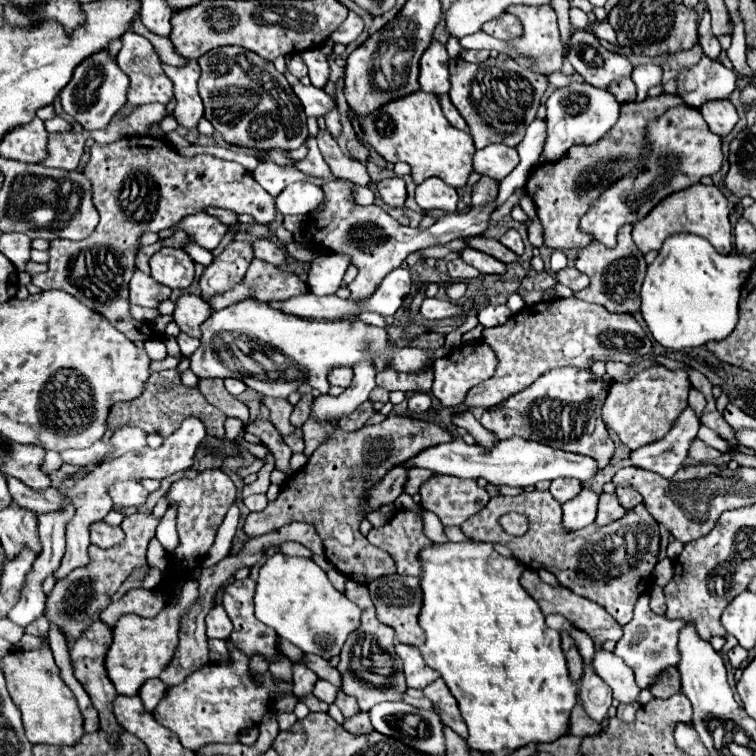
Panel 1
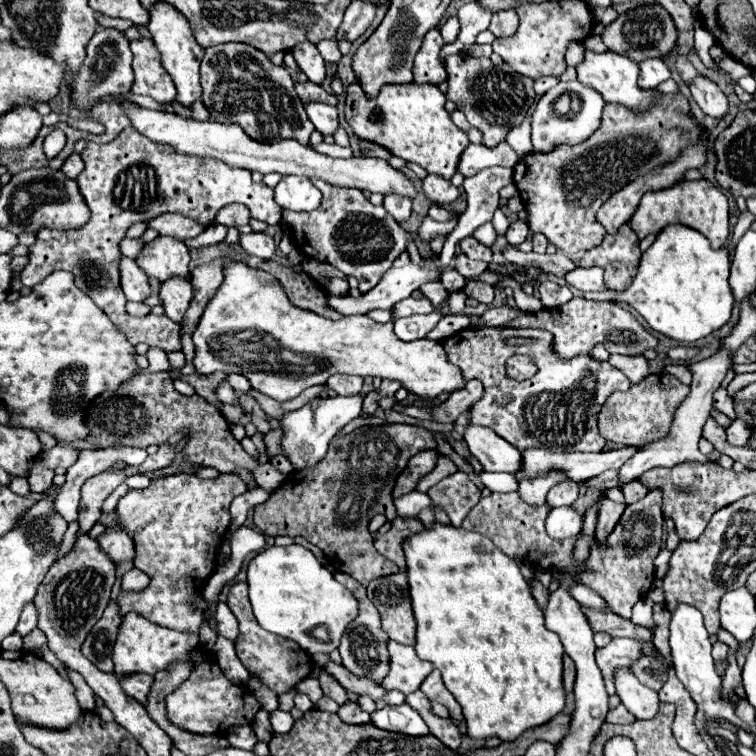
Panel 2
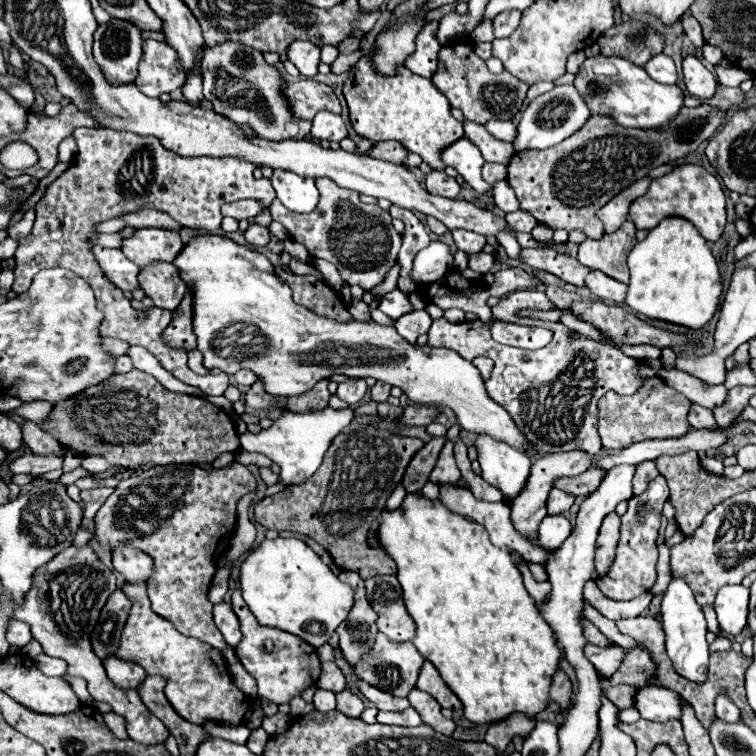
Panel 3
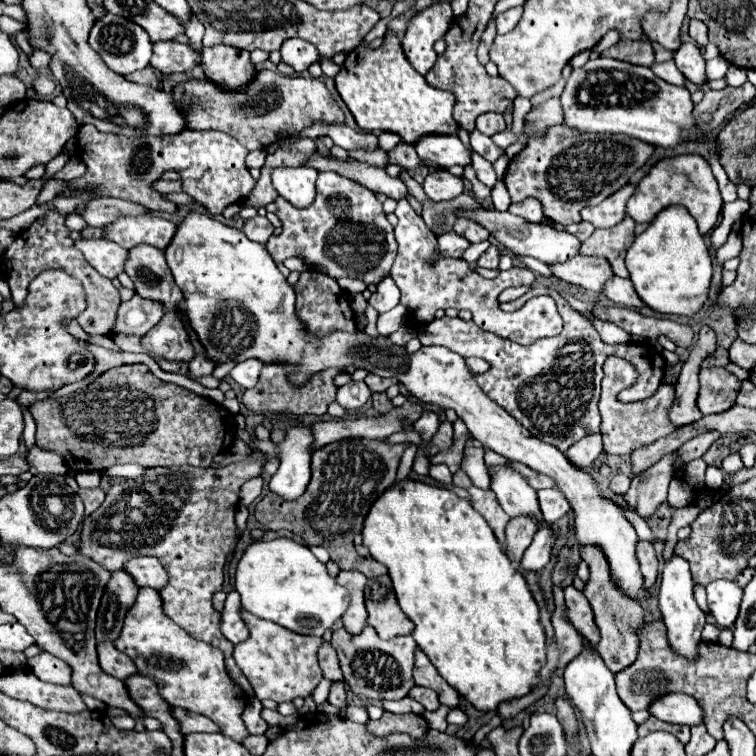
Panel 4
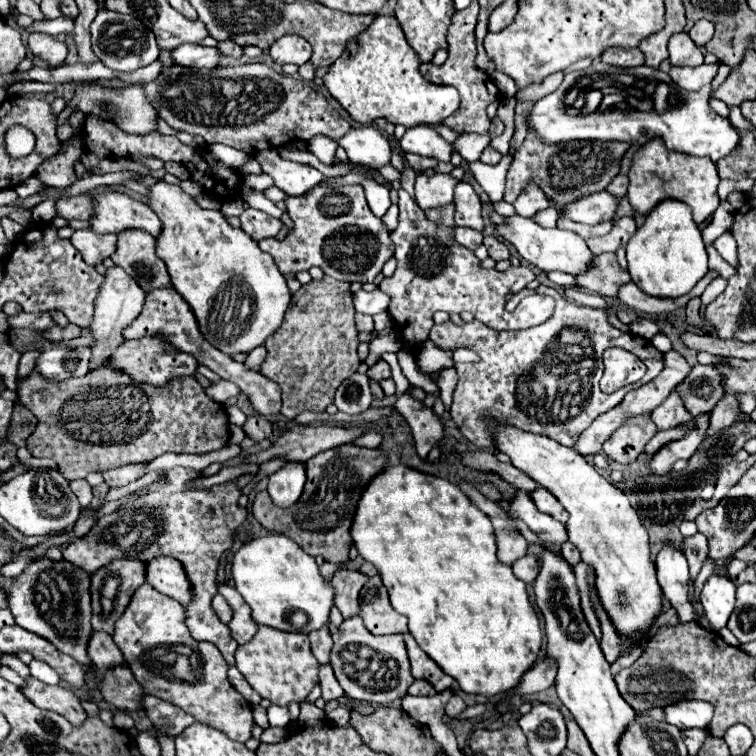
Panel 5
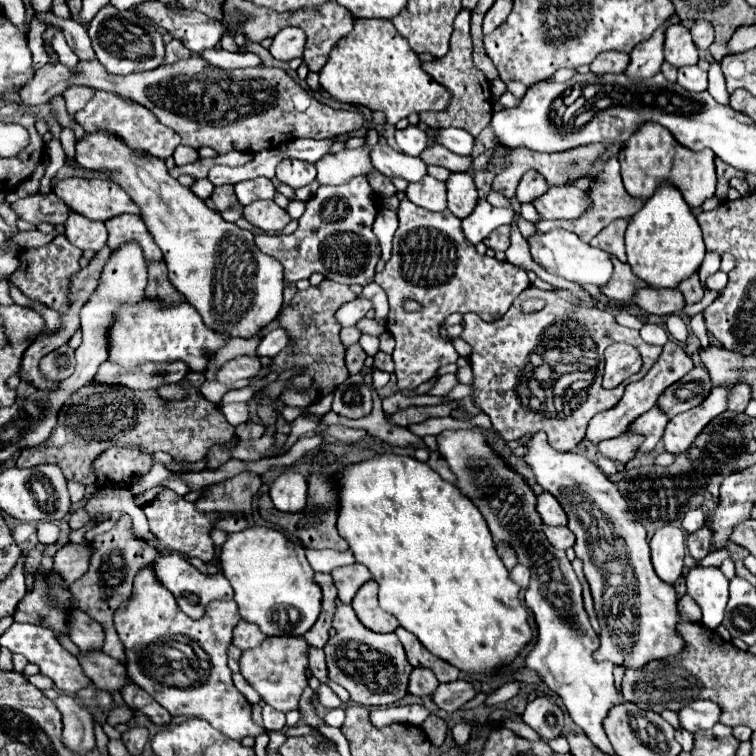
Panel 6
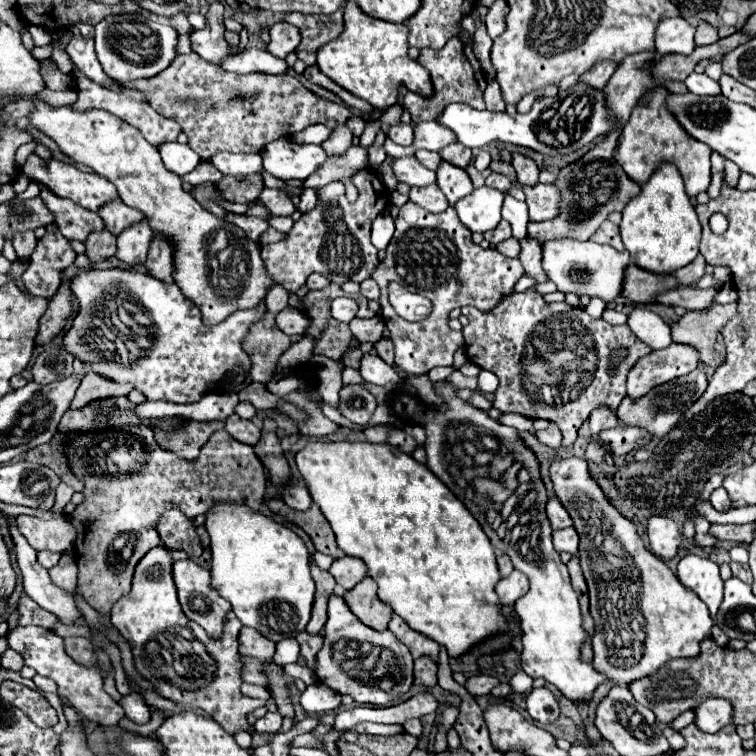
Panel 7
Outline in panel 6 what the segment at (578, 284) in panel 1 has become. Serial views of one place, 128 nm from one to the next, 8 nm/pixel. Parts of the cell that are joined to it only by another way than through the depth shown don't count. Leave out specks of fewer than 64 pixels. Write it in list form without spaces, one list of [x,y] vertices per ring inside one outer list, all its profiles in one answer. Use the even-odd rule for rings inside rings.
[[[640,288],[634,296],[632,302],[640,306],[648,314],[674,314],[684,308],[684,298],[682,292],[676,290],[654,290],[654,288]]]

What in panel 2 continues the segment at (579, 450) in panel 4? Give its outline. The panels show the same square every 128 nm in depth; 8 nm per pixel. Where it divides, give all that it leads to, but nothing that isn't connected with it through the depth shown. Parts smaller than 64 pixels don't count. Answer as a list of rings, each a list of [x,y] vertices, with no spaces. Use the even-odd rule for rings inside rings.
[[[546,476],[546,478],[536,478],[536,480],[520,480],[520,496],[530,502],[530,504],[544,504],[548,490],[558,484],[556,476]]]

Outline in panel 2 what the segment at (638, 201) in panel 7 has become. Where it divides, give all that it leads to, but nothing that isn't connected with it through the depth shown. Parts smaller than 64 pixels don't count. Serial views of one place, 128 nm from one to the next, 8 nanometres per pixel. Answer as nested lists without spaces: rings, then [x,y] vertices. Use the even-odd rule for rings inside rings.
[[[672,224],[666,226],[656,236],[656,242],[644,252],[638,274],[626,292],[584,294],[584,298],[626,302],[644,316],[652,330],[678,342],[696,342],[730,320],[734,296],[728,276],[730,258],[726,248],[714,250],[700,232]]]

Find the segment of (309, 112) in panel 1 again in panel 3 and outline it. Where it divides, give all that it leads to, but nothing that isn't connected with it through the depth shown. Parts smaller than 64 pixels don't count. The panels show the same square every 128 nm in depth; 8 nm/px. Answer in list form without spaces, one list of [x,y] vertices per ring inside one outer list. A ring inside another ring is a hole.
[[[318,112],[312,122],[312,136],[318,140],[340,142],[344,136],[348,136],[348,132],[346,132],[346,126],[338,114]]]

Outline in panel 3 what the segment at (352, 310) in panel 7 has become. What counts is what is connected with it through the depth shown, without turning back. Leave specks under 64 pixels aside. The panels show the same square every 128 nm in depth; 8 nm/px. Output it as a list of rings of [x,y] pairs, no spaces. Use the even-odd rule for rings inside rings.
[[[396,288],[396,290],[388,292],[388,294],[382,298],[382,302],[380,302],[380,310],[382,310],[388,318],[398,320],[400,316],[410,314],[414,308],[412,308],[408,296]]]

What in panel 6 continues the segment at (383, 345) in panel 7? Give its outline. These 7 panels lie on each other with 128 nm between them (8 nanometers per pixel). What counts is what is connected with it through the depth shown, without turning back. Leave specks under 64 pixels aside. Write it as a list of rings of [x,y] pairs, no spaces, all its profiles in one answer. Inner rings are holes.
[[[378,352],[376,356],[374,356],[374,368],[376,370],[384,370],[384,372],[394,372],[394,362],[392,362],[392,358],[388,356],[388,354],[384,354],[384,352]]]

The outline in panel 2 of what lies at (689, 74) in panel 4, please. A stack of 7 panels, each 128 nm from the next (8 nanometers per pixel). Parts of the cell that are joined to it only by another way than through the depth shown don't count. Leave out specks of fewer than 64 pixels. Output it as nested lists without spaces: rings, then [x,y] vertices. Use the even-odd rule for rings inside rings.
[[[698,76],[692,84],[690,84],[690,92],[692,98],[696,100],[696,104],[700,106],[700,110],[716,120],[722,120],[728,114],[728,98],[726,94],[706,76]]]

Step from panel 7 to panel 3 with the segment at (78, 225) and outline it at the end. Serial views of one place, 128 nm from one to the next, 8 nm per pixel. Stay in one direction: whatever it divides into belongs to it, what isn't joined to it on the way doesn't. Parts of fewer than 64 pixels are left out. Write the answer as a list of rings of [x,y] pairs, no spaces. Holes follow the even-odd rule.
[[[94,246],[94,256],[100,264],[100,268],[106,272],[106,276],[124,292],[134,292],[140,284],[138,284],[138,274],[140,268],[130,262],[120,250],[112,250],[112,248],[102,248],[102,246]]]

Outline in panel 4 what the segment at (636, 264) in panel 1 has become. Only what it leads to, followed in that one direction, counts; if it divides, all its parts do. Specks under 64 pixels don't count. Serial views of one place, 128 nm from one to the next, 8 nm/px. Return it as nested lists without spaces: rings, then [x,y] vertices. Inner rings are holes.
[[[626,216],[620,224],[606,230],[594,230],[594,234],[582,242],[582,256],[600,256],[606,258],[612,266],[612,272],[620,278],[628,278],[628,270],[624,266],[624,256],[630,244],[634,242],[634,220]]]

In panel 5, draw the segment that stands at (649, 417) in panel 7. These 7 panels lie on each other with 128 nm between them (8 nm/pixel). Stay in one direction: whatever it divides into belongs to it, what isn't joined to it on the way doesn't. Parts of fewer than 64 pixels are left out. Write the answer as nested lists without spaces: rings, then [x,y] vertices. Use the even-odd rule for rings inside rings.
[[[696,364],[688,378],[676,386],[676,390],[680,390],[680,396],[692,416],[710,414],[726,394],[722,380],[724,374],[716,366]]]

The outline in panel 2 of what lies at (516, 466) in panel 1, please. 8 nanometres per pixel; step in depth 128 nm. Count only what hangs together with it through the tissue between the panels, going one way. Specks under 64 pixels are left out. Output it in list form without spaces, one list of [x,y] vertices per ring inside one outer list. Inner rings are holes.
[[[624,446],[624,448],[610,450],[610,452],[592,454],[592,452],[548,452],[548,450],[542,450],[542,448],[528,448],[528,450],[522,452],[522,470],[518,472],[518,480],[520,478],[540,478],[540,476],[546,476],[548,472],[560,472],[560,474],[566,474],[574,482],[584,482],[584,480],[590,480],[592,476],[598,476],[604,470],[610,470],[610,468],[620,470],[622,464],[636,450],[638,448]]]

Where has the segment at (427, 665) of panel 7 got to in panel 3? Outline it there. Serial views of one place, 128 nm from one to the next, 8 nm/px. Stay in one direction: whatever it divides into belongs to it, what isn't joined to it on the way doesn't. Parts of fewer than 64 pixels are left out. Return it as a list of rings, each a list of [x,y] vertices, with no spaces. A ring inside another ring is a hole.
[[[414,688],[408,694],[408,700],[410,700],[410,706],[422,716],[424,724],[428,724],[430,728],[434,728],[436,732],[440,732],[444,736],[452,736],[452,732],[456,730],[456,724],[454,724],[454,720],[448,720],[440,714],[440,704],[436,704],[436,700],[432,696]]]

